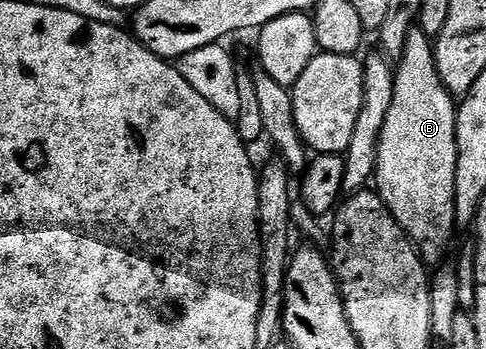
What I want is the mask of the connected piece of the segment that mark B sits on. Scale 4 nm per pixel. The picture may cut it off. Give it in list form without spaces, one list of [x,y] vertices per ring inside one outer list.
[[[418,25],[411,28],[405,41],[403,58],[398,60],[395,71],[393,105],[385,116],[385,125],[381,125],[381,137],[377,141],[377,165],[373,180],[374,190],[381,201],[391,211],[399,227],[407,238],[417,245],[417,250],[424,260],[439,259],[451,231],[455,225],[455,178],[457,177],[457,133],[455,117],[456,100],[445,89],[435,65],[435,49],[432,36],[424,33]]]

